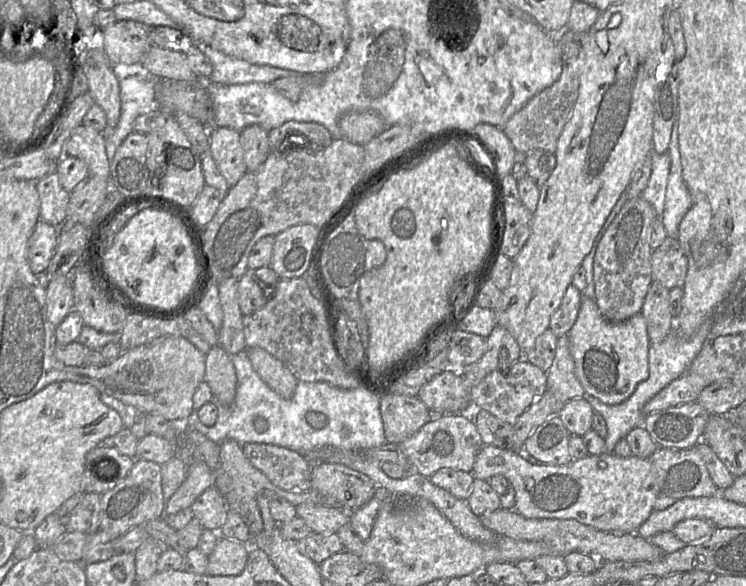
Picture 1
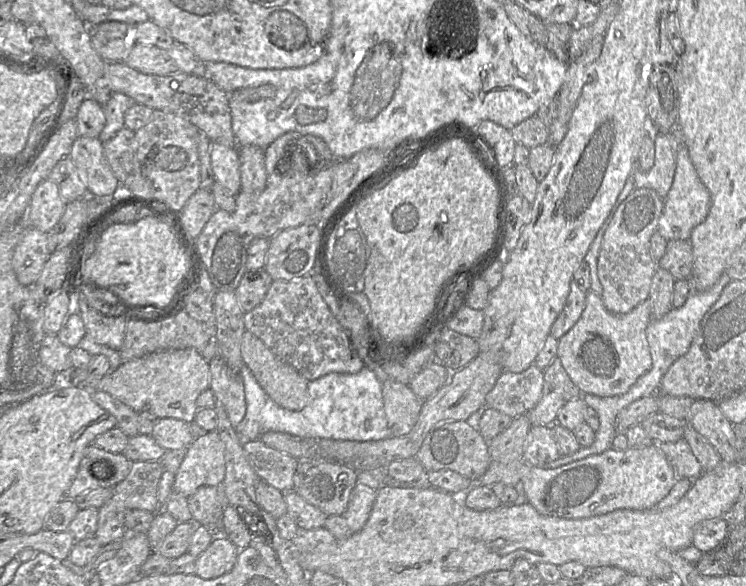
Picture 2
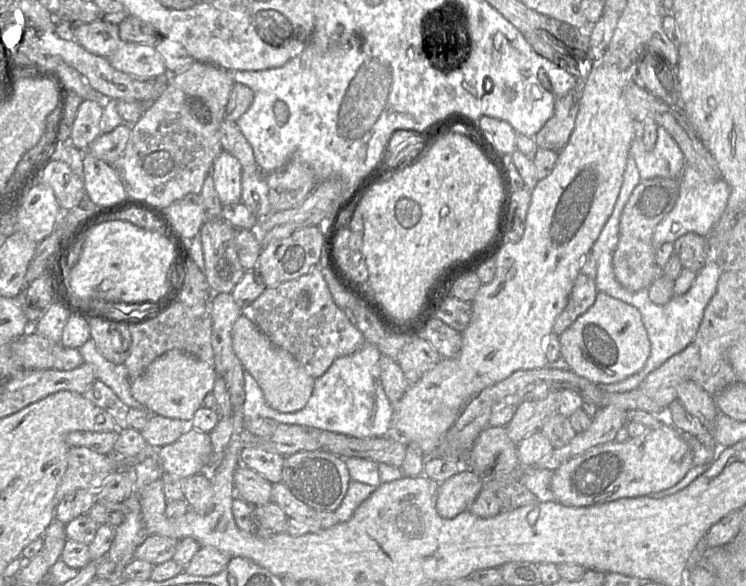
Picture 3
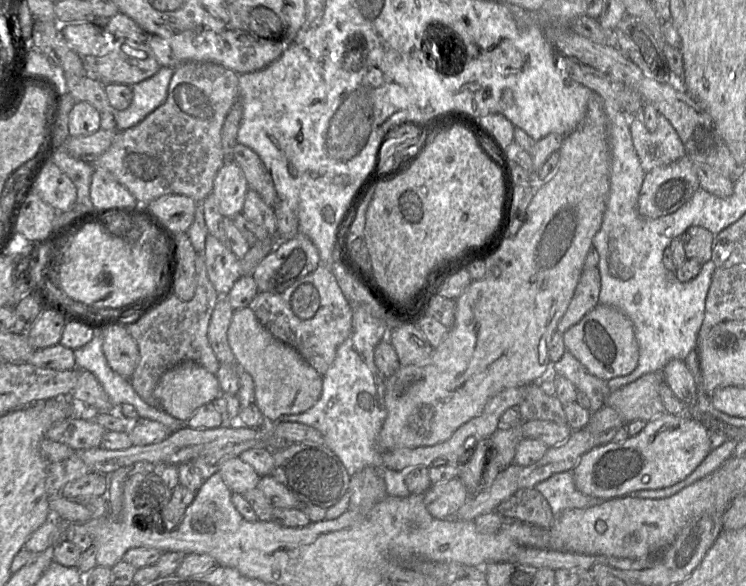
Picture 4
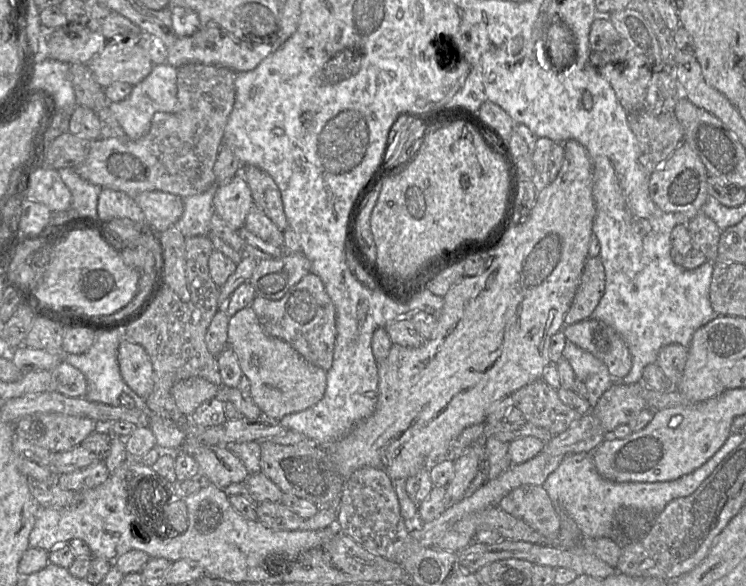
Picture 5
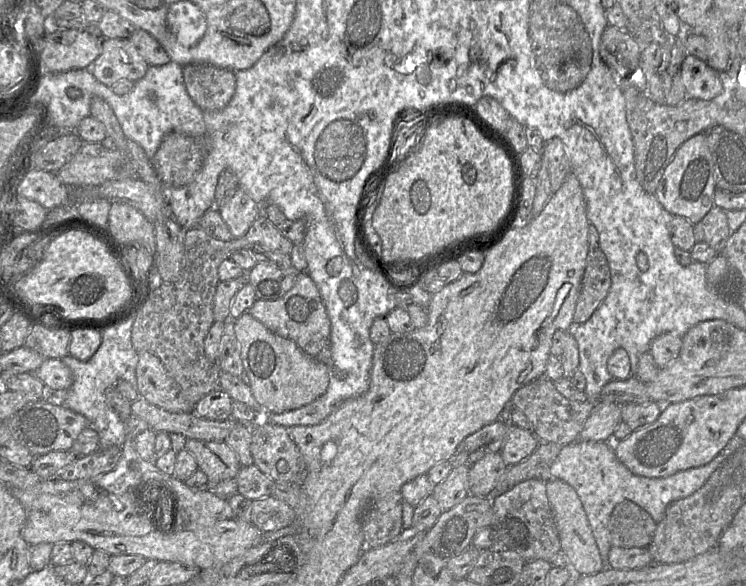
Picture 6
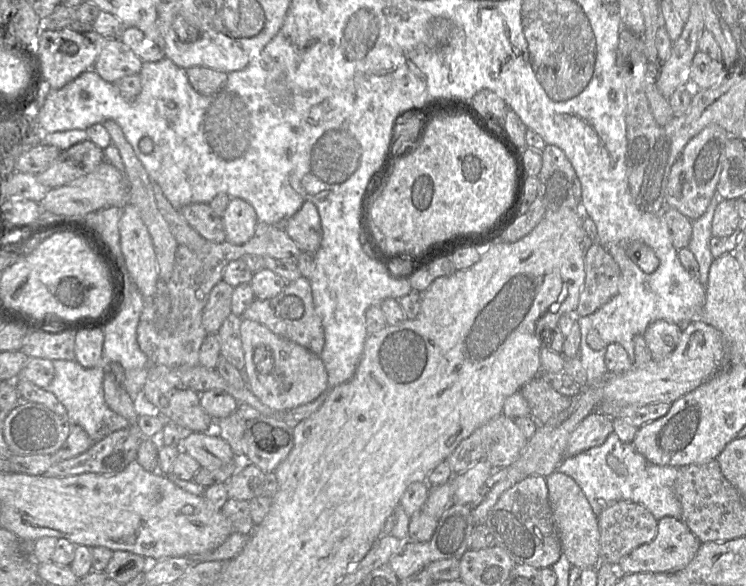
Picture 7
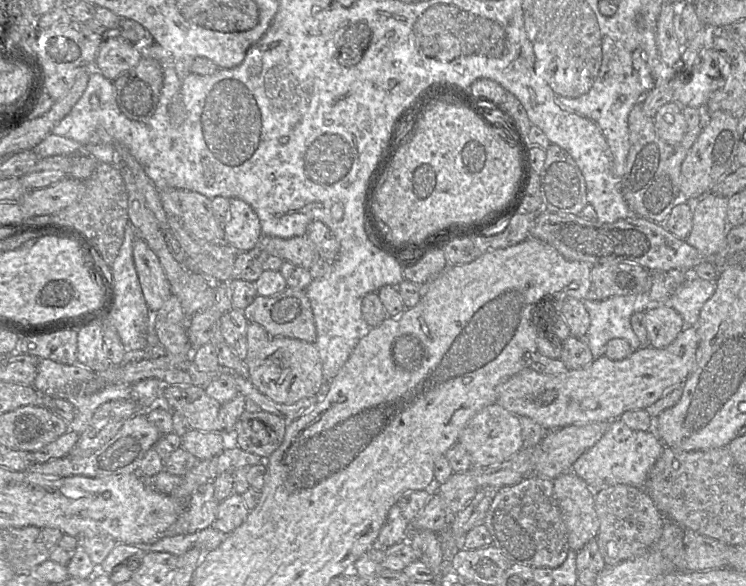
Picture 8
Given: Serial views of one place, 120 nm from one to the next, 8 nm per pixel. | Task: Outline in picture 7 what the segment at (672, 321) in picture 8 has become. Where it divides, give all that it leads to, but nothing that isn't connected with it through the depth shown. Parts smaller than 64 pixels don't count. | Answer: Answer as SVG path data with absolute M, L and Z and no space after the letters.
M656 320L649 324L644 338L653 360L667 357L680 341L682 330L676 323L667 320Z

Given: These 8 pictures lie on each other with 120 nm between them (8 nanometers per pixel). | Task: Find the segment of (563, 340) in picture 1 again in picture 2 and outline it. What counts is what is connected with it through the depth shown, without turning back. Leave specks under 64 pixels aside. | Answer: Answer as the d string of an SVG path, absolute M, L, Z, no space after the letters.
M556 356L544 370L542 397L536 407L525 415L532 426L551 426L558 411L570 400L582 397L582 392L572 382L562 362Z

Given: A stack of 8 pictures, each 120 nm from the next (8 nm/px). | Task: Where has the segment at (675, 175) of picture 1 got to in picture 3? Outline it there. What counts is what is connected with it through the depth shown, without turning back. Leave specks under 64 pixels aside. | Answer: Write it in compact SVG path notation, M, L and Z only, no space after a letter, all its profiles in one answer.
M686 165L679 178L679 194L676 203L654 229L652 236L654 252L662 244L673 243L688 232L708 238L726 208L729 195L729 186L723 179L708 182L695 169Z

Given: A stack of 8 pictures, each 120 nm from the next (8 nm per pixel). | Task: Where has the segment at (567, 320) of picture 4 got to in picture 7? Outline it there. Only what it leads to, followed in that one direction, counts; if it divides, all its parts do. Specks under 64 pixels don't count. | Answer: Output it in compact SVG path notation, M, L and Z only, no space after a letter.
M598 242L585 255L585 282L579 296L576 317L597 311L618 292L620 268L609 252Z

